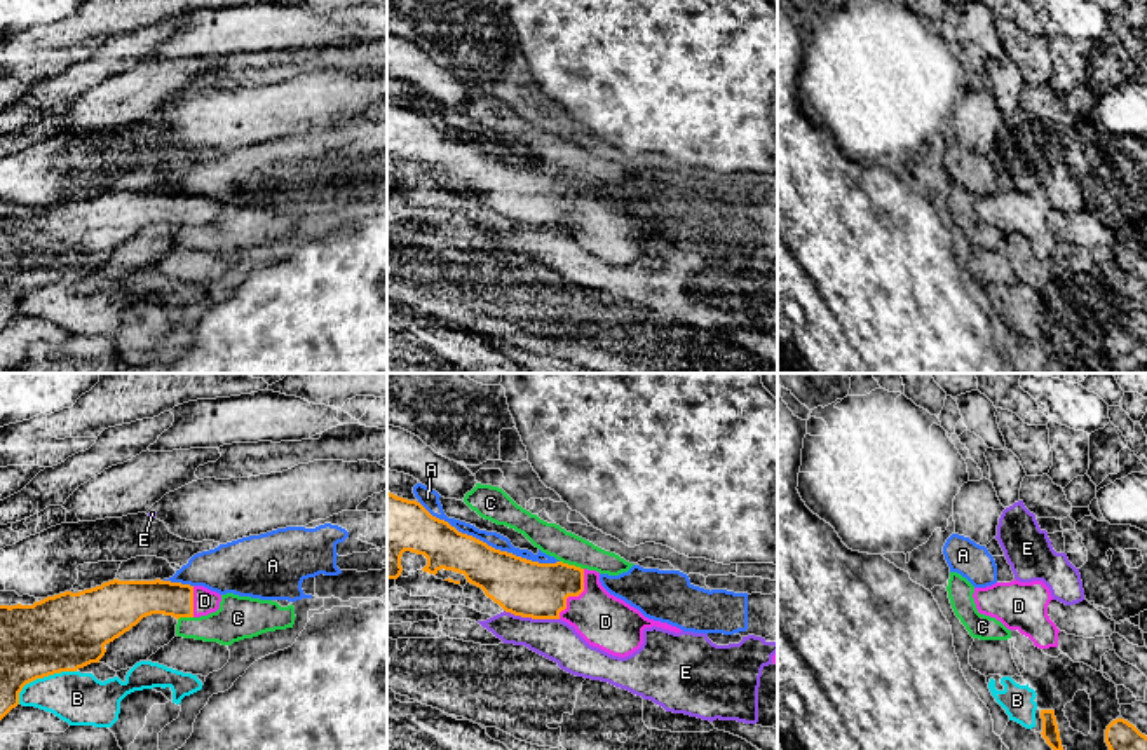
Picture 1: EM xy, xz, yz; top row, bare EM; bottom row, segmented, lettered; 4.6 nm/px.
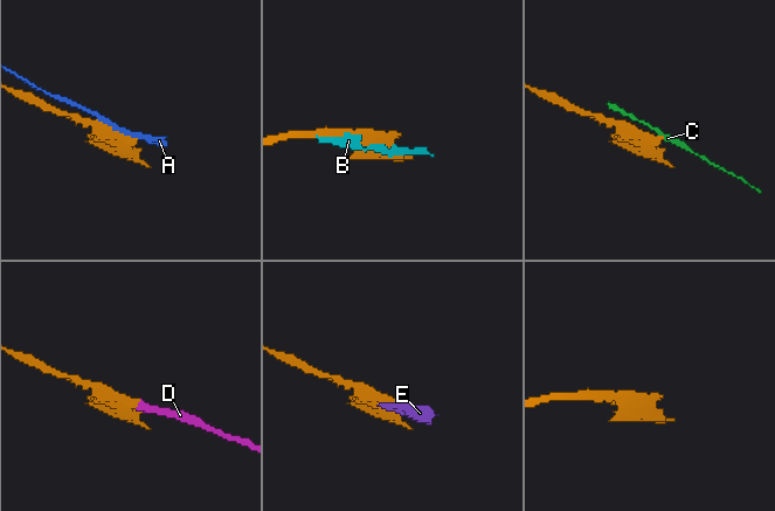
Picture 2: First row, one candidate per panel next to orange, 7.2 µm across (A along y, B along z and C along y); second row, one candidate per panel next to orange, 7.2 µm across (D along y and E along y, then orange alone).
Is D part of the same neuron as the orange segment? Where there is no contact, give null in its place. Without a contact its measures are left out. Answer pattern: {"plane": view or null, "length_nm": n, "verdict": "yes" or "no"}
{"plane": "xz", "length_nm": 260, "verdict": "yes"}

